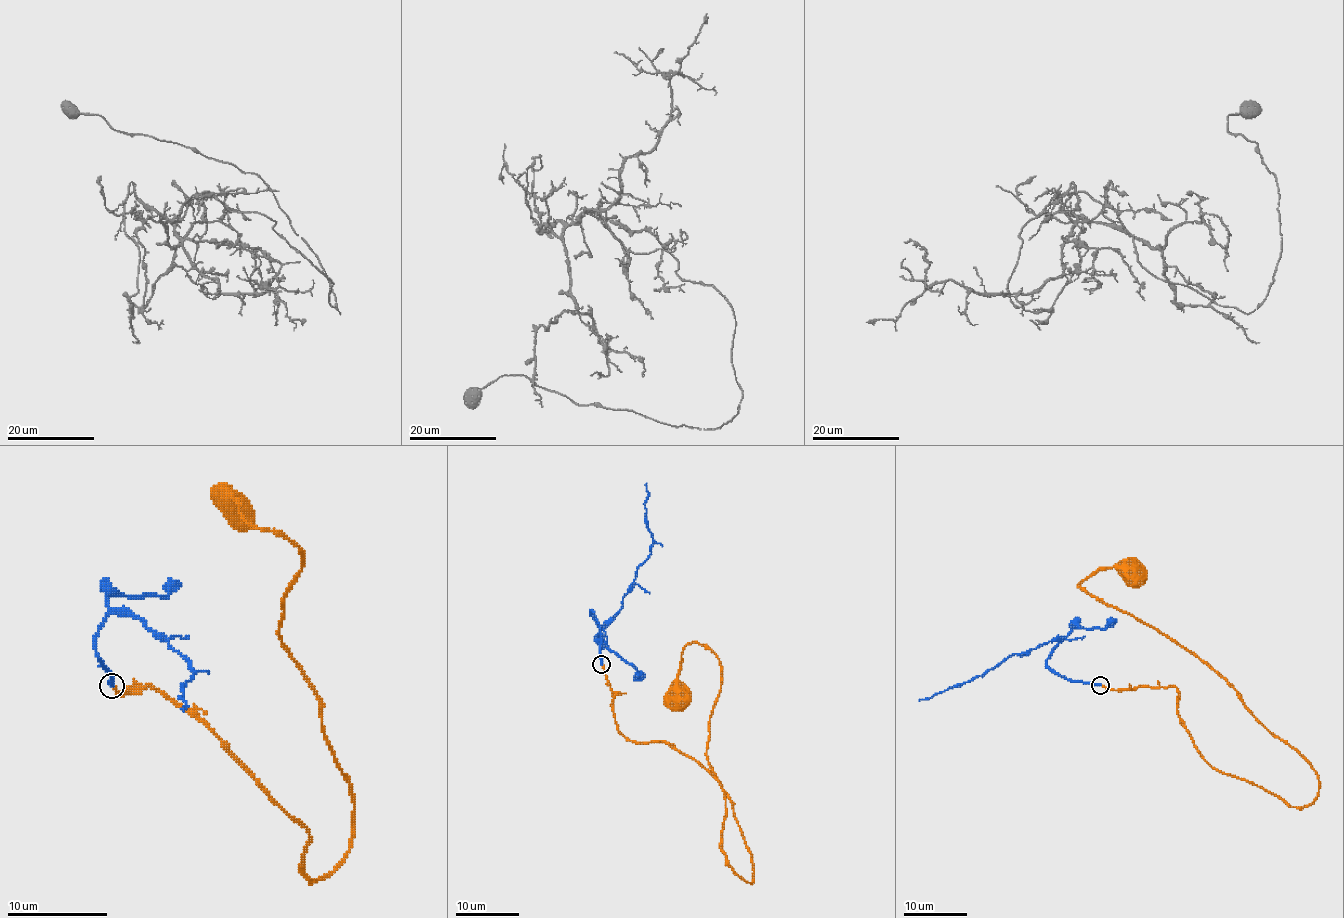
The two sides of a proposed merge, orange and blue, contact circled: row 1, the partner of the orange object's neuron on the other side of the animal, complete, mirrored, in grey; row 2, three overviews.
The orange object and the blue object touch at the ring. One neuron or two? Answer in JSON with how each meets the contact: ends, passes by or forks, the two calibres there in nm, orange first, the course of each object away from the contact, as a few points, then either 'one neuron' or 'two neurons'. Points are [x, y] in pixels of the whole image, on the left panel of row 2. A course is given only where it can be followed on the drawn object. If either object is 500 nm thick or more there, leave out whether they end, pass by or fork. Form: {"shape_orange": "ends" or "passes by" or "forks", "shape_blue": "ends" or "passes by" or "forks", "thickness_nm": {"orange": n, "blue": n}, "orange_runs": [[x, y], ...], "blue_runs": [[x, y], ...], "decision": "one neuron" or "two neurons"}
{"shape_orange": "ends", "shape_blue": "ends", "thickness_nm": {"orange": 200, "blue": 240}, "orange_runs": [[113, 686], [186, 706], [309, 831], [311, 879], [344, 857], [351, 786], [279, 636], [301, 551], [231, 505]], "blue_runs": [[111, 686], [96, 653], [96, 633], [111, 613], [128, 613], [191, 663], [193, 676], [181, 696], [183, 711]], "decision": "two neurons"}

